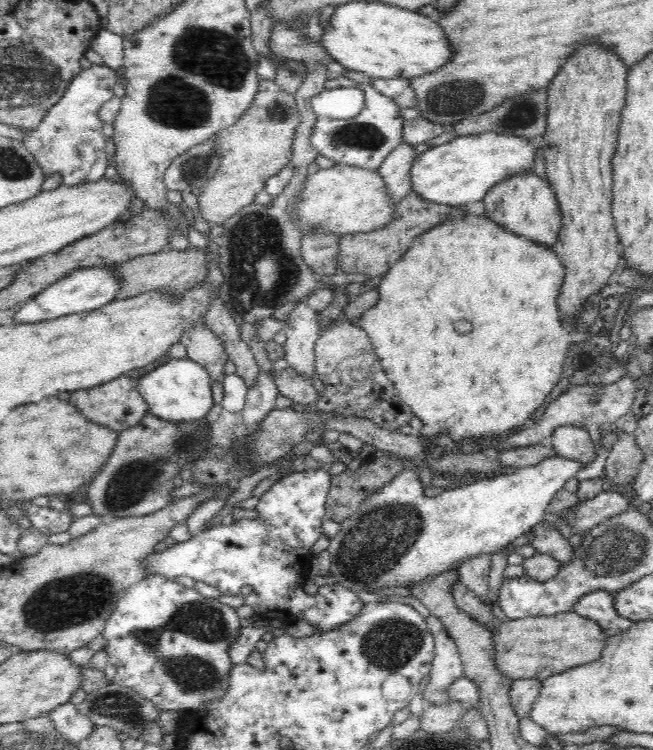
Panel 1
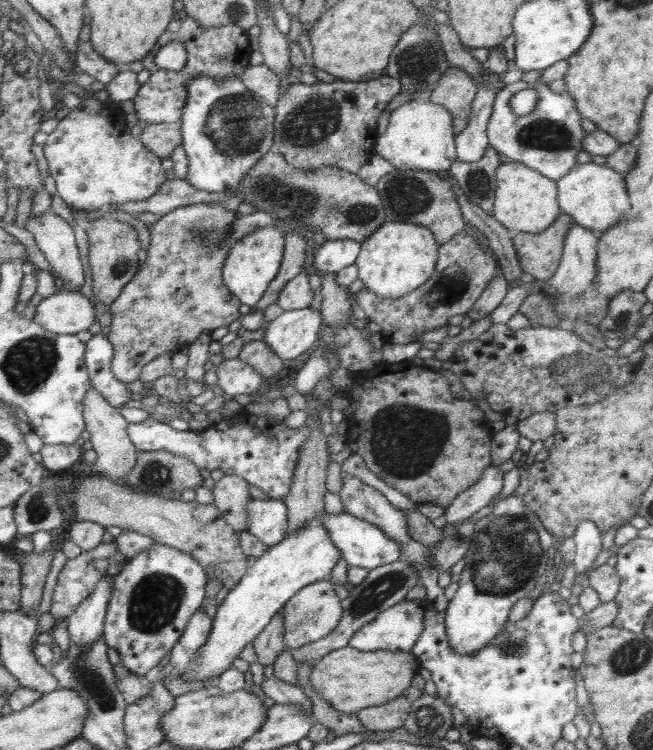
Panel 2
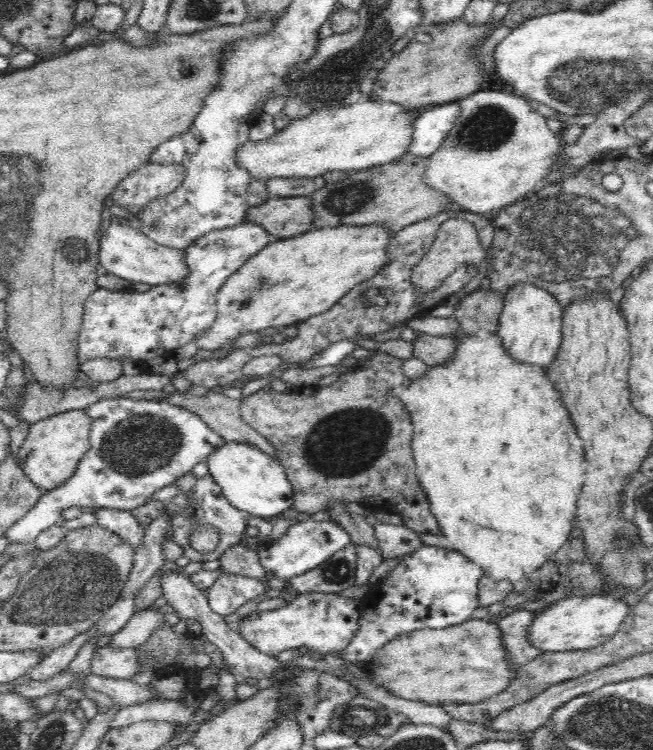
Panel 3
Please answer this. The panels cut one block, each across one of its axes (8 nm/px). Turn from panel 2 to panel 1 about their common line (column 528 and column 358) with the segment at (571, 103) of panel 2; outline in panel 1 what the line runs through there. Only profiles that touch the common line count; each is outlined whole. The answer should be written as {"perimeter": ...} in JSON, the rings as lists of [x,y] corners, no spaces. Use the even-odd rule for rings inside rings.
{"perimeter":[[[328,77],[325,88],[340,87],[354,87],[363,90],[365,94],[364,108],[357,117],[344,120],[318,117],[310,143],[318,155],[326,157],[336,164],[378,171],[391,152],[403,144],[402,132],[405,120],[400,115],[399,106],[394,99],[380,94],[368,83],[358,83],[348,77]]]}

